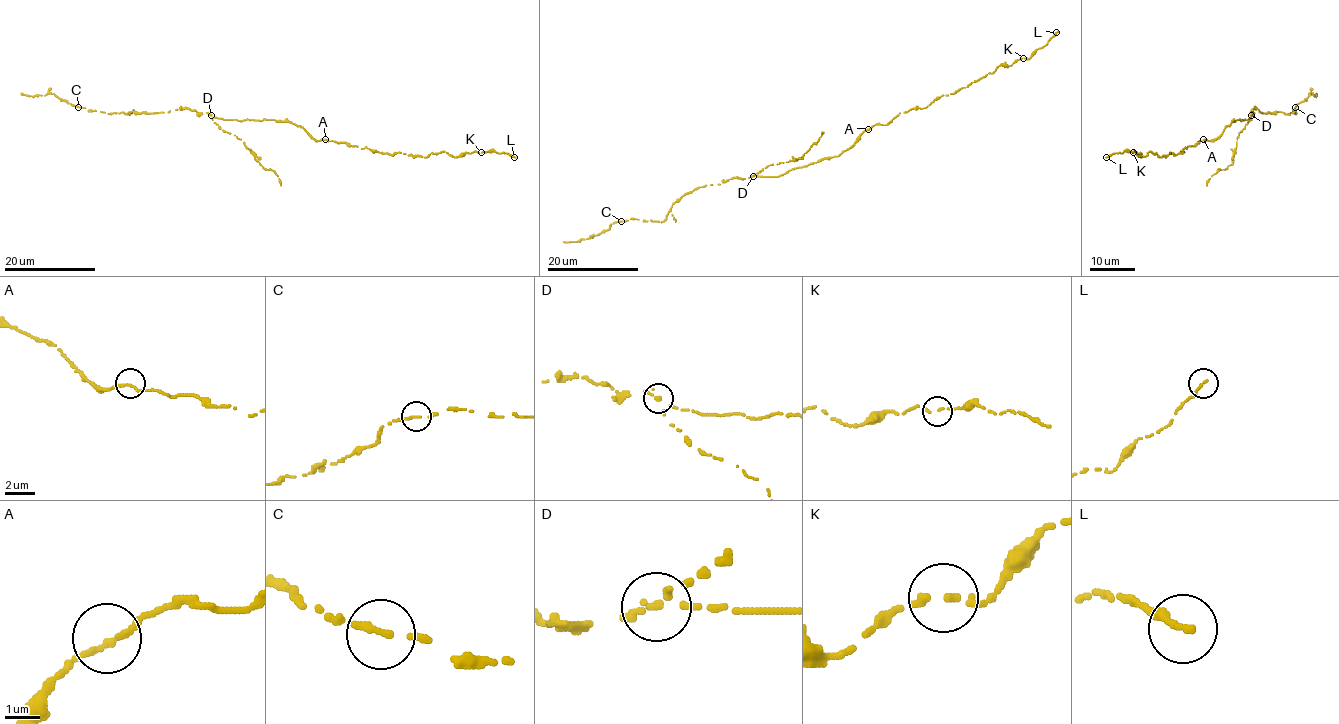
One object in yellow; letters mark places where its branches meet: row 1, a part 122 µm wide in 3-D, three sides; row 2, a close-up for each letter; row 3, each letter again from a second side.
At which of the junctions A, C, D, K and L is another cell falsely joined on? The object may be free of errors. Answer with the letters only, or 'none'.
D

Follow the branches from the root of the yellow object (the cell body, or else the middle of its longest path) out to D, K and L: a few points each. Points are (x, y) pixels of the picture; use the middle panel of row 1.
D: (821, 160), (791, 168), (779, 176), (753, 176)
K: (821, 160), (848, 149), (873, 125), (886, 125), (912, 108), (924, 108), (998, 66), (1010, 66), (1023, 58)
L: (821, 160), (848, 149), (876, 124), (886, 125), (899, 113), (924, 108), (1001, 65), (1028, 59), (1056, 32)

